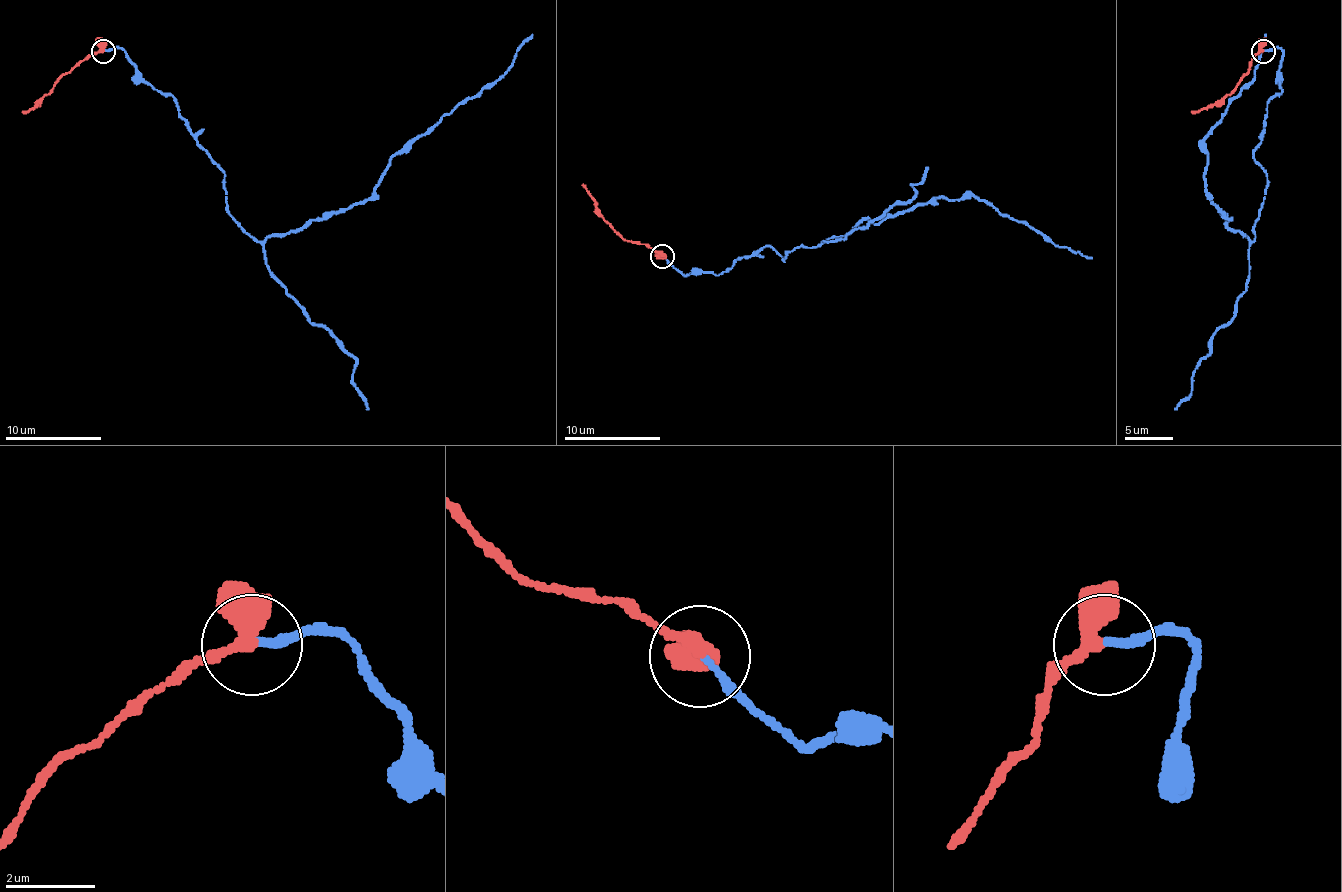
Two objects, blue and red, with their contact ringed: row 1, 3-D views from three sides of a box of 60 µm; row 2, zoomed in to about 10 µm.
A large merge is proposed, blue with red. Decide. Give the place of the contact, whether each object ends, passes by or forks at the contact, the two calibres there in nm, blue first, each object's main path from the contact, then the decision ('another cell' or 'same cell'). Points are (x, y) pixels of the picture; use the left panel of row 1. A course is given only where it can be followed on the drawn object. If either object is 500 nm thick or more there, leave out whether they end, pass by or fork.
at (103, 51); blue ends there; red passes by; 160 nm thick on the blue side, 360 nm on the other; blue runs (103, 51), (122, 49), (168, 92), (223, 174), (226, 210), (262, 241), (363, 203), (531, 35); red runs (103, 51), (84, 59), (65, 73), (34, 107), (21, 111); same cell

